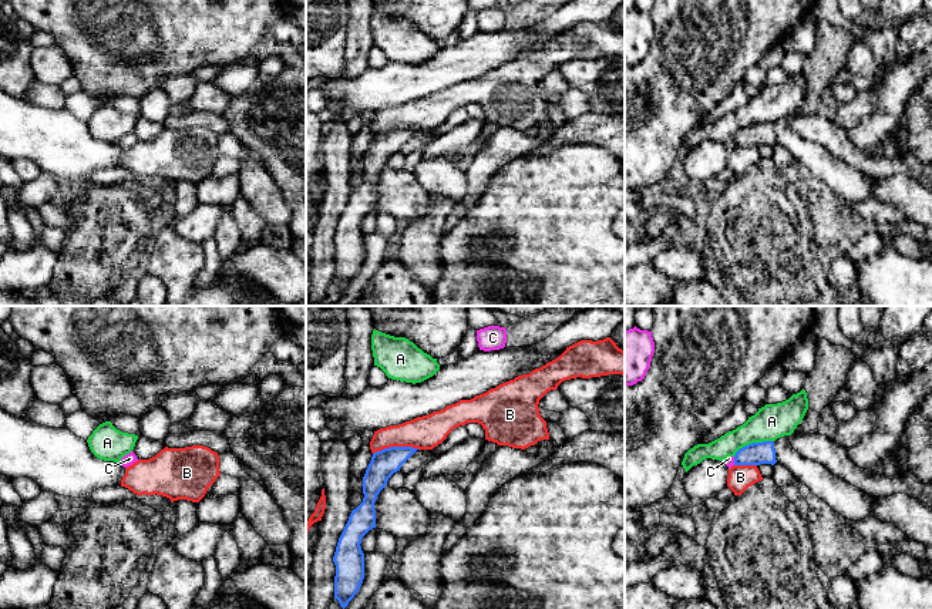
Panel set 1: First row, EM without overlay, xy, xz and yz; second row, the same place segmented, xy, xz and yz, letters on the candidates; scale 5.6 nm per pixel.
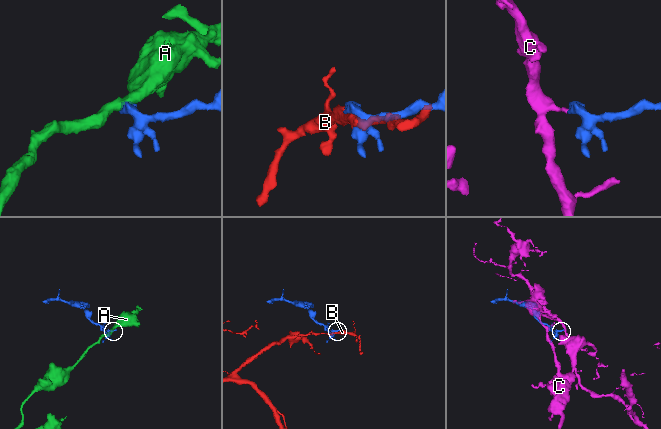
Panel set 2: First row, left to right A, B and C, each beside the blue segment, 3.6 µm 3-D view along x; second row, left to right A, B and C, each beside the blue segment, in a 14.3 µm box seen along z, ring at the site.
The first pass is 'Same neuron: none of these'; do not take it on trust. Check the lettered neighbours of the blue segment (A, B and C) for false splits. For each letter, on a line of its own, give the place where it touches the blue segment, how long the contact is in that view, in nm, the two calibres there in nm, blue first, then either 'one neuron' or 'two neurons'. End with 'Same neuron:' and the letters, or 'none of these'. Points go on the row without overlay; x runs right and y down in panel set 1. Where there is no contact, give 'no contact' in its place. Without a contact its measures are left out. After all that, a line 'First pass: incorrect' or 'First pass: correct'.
A: yz (753, 124) | 240 nm | 130/200 nm | two neurons
B: xz (396, 128) | 260 nm | 150/190 nm | two neurons
C: yz (734, 143) | 50 nm | 130/60 nm | two neurons
Same neuron: none of these
First pass: correct

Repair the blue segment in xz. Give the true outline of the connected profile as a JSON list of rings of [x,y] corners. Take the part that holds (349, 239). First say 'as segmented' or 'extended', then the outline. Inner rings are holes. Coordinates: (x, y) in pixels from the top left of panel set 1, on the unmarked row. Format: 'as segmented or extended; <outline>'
as segmented; [[[390,128],[373,135],[363,158],[363,184],[351,192],[339,219],[333,243],[336,246],[334,280],[344,290],[359,273],[364,260],[363,218],[376,209],[374,184],[388,159],[417,132],[413,128]]]

